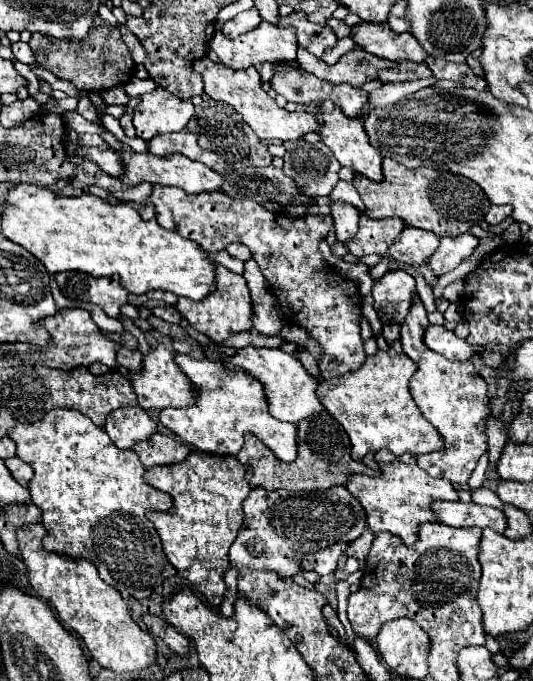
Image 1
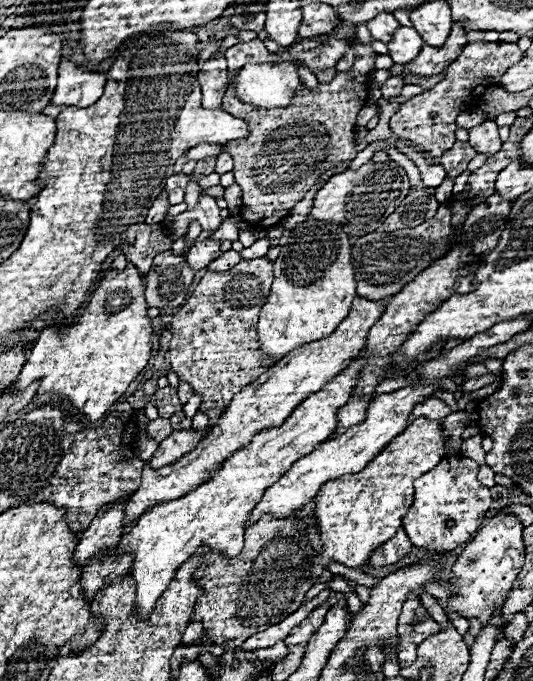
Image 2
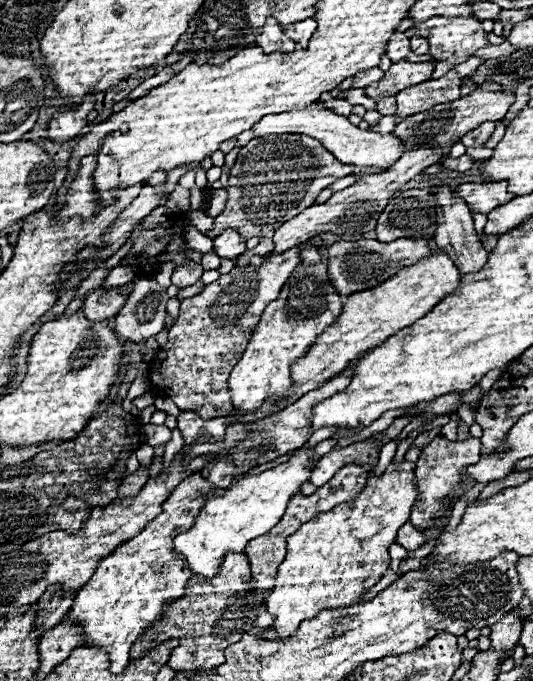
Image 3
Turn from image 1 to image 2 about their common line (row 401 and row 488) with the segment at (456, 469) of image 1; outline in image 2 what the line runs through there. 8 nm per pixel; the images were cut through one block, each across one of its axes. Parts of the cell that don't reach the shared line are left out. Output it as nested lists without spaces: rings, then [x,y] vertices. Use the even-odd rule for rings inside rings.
[[[462,454],[444,456],[438,466],[414,480],[414,502],[408,514],[402,518],[406,536],[416,548],[422,550],[454,550],[470,540],[470,536],[480,528],[486,516],[492,496],[490,488],[476,480],[478,464]]]

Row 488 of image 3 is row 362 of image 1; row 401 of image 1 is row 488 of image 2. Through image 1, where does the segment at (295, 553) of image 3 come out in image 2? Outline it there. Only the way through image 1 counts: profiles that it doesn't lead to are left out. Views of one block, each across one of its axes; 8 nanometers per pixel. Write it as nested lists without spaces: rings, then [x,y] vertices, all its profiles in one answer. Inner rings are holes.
[[[420,416],[398,438],[394,438],[362,472],[322,484],[314,496],[314,512],[320,528],[322,550],[312,556],[310,580],[318,580],[330,562],[338,562],[348,568],[366,566],[370,554],[380,544],[390,540],[390,536],[394,536],[402,526],[402,516],[406,516],[414,496],[412,482],[434,468],[442,456],[444,436],[440,420],[428,420]]]

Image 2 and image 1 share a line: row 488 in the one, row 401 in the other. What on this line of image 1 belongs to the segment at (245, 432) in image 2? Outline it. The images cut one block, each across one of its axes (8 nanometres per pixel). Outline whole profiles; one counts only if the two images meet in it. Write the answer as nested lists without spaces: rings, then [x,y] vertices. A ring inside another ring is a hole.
[[[150,330],[150,334],[158,340],[158,344],[150,346],[150,350],[144,354],[142,368],[138,372],[126,372],[124,374],[132,384],[132,390],[138,398],[138,406],[144,408],[144,410],[150,410],[150,408],[162,410],[162,408],[170,408],[170,406],[172,408],[186,408],[186,406],[194,404],[196,390],[194,390],[194,386],[190,386],[190,380],[174,364],[176,350],[172,346],[170,336],[158,334],[156,330]]]

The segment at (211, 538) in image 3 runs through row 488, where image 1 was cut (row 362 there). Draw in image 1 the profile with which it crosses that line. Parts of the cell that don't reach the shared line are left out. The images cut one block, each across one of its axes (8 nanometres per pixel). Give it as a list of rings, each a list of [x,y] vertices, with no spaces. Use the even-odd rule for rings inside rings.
[[[246,346],[246,348],[238,348],[236,354],[232,354],[232,356],[224,356],[218,350],[214,350],[214,352],[206,350],[206,358],[214,360],[214,362],[230,362],[236,368],[242,368],[252,378],[256,378],[264,386],[268,406],[270,406],[270,414],[276,420],[298,424],[302,418],[308,418],[308,416],[318,414],[322,410],[322,404],[318,404],[318,396],[316,396],[318,380],[314,380],[312,376],[306,374],[306,370],[298,358],[282,352],[280,348]]]

